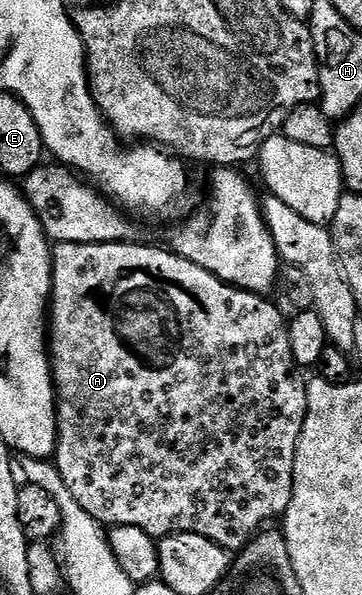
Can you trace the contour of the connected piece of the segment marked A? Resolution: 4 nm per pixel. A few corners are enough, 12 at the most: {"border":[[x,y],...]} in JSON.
{"border":[[170,248],[51,254],[53,464],[238,551],[309,407],[288,318]]}

